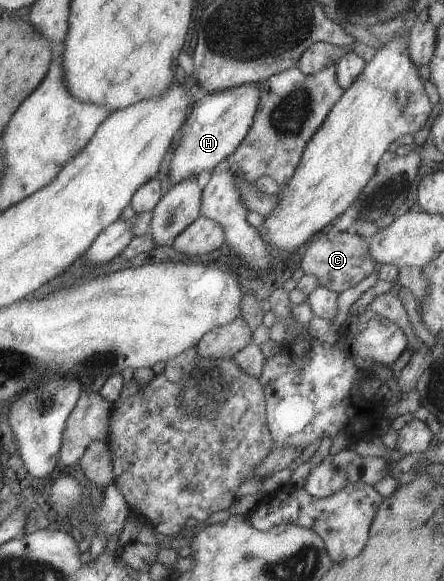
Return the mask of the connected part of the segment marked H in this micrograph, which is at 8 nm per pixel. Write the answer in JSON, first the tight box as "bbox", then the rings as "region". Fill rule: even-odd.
{"bbox":[170,83,260,183],"region":[[[259,83],[243,84],[234,88],[212,93],[201,93],[182,129],[182,138],[170,163],[170,181],[179,183],[190,175],[198,176],[200,171],[212,172],[224,165],[228,155],[241,145],[260,102]]]}

